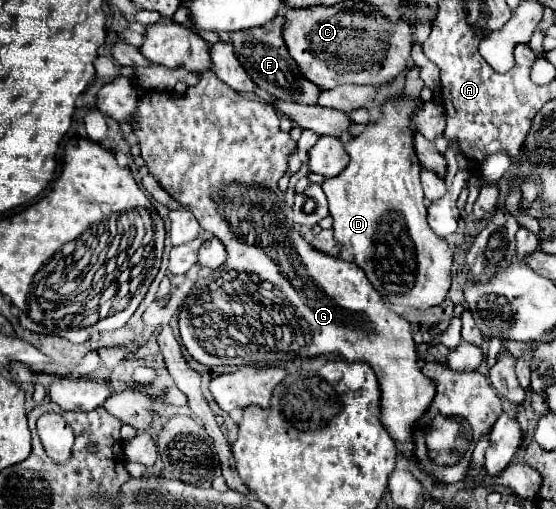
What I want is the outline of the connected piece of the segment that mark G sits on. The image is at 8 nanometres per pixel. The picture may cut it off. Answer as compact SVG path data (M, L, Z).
M168 20L148 26L140 52L154 64L200 72L200 82L196 86L188 86L182 96L174 96L174 92L144 94L138 102L136 118L130 122L150 174L182 208L190 210L200 226L218 238L228 252L222 268L212 272L206 280L202 280L202 284L198 280L188 292L178 312L182 344L188 354L204 366L264 366L268 362L284 362L328 352L338 352L346 360L368 362L376 372L382 390L382 424L398 442L400 452L410 460L412 470L416 472L418 464L412 458L412 430L434 400L436 390L434 382L420 372L412 328L404 318L392 312L392 308L366 280L362 268L342 258L318 252L296 228L288 230L284 216L284 192L280 192L278 180L288 168L288 156L296 150L296 142L278 128L280 118L272 104L248 100L214 76L210 70L208 48L206 40L182 24Z

